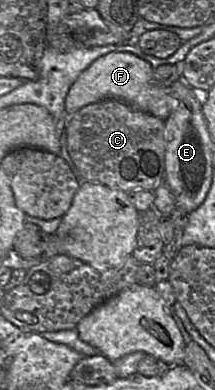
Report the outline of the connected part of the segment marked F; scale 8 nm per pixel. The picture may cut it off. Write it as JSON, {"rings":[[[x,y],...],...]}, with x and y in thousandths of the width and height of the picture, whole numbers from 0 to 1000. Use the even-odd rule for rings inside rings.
{"rings":[[[512,133],[428,159],[330,218],[302,254],[302,287],[326,300],[381,274],[526,251],[605,274],[744,303],[763,313],[814,279],[795,223],[749,223],[716,208],[698,162],[595,133]]]}

